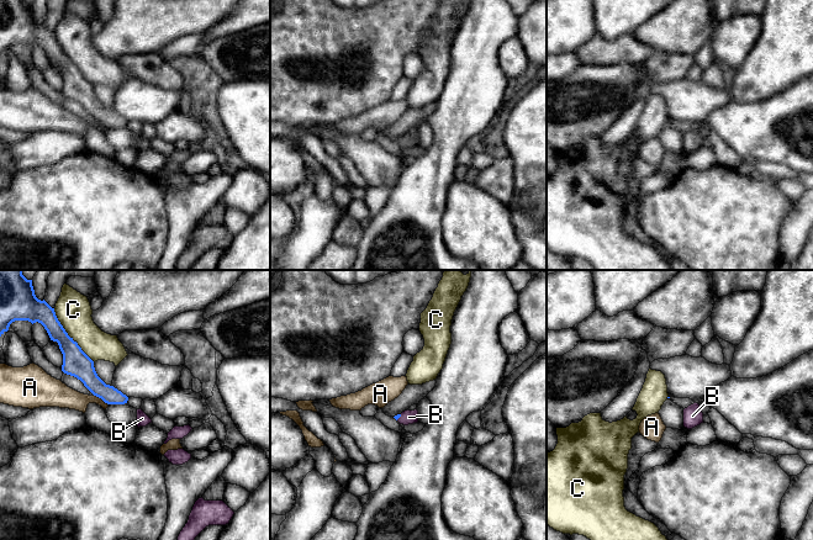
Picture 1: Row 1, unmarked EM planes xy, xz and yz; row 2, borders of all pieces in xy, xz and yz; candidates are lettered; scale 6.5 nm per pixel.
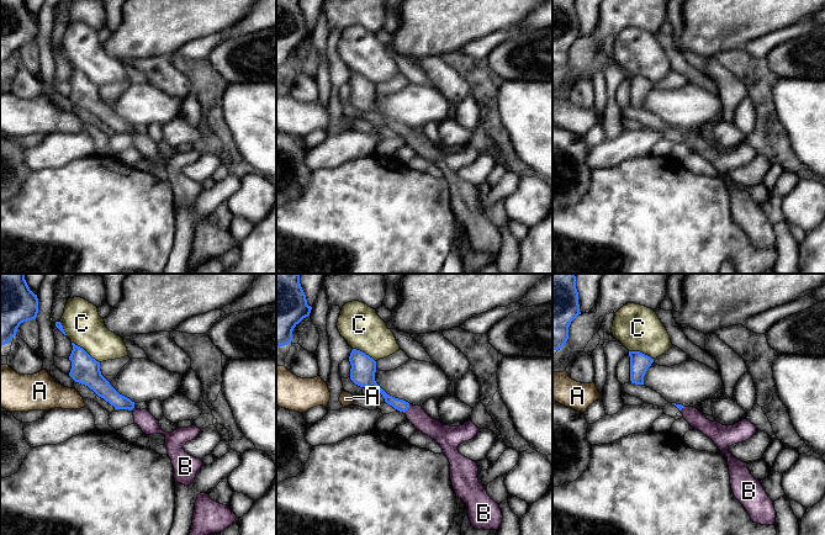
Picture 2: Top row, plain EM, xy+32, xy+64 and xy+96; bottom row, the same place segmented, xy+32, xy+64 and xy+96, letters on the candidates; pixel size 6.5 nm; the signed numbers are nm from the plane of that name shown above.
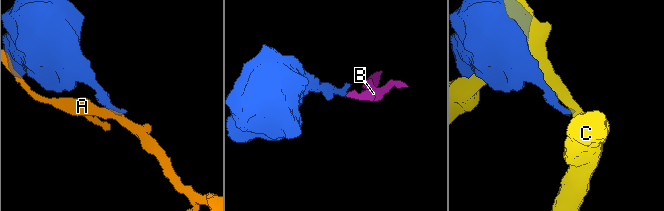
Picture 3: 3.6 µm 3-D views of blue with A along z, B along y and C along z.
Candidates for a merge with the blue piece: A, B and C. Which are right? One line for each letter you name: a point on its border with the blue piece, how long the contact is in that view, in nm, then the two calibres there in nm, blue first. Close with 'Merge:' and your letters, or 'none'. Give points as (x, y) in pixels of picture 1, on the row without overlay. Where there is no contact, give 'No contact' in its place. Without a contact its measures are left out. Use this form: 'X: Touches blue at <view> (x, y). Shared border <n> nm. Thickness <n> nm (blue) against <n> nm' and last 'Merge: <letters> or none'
B: Touches blue at xz (399, 141). Shared border 50 nm. Thickness 30 nm (blue) against 100 nm
Merge: B

